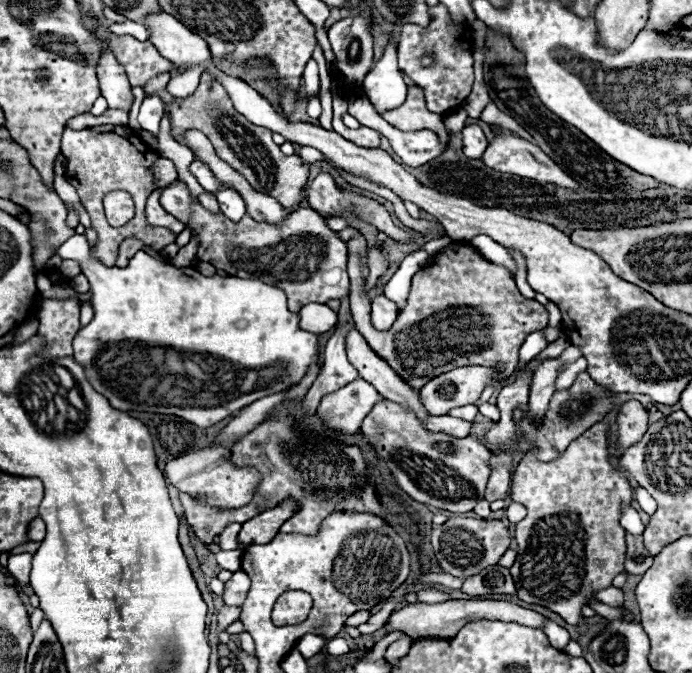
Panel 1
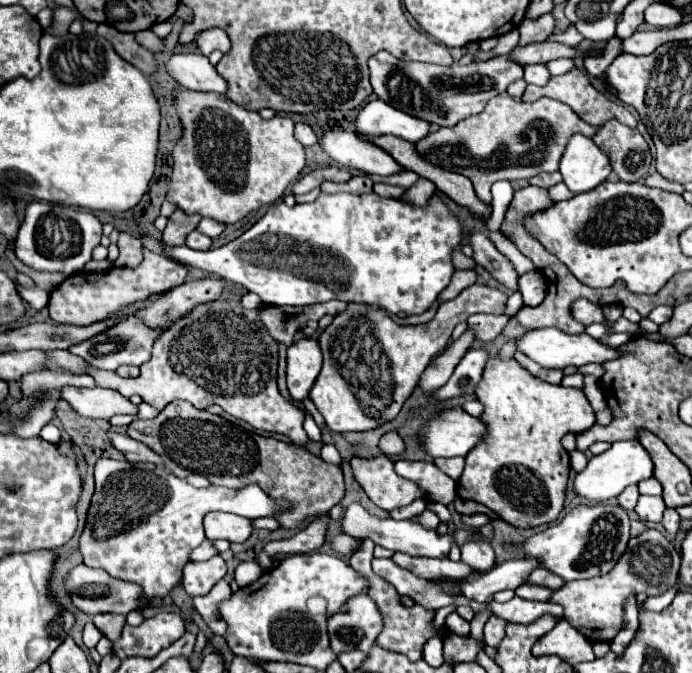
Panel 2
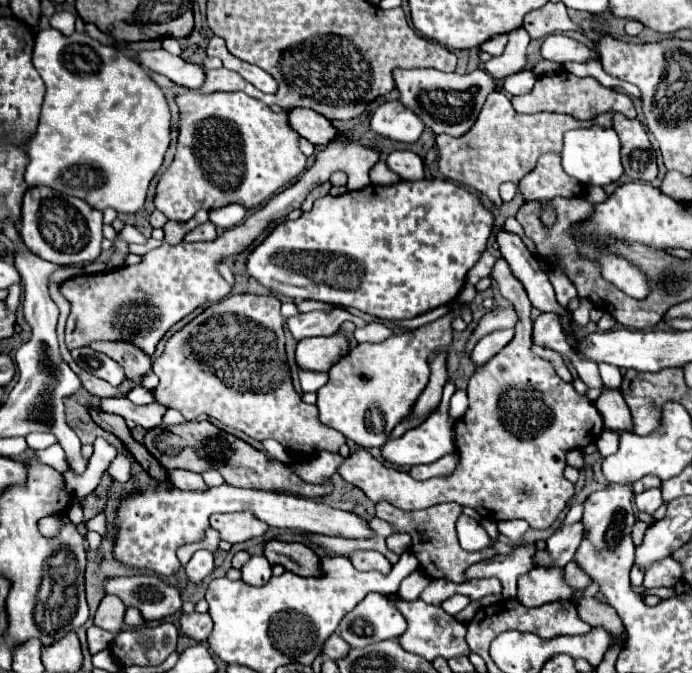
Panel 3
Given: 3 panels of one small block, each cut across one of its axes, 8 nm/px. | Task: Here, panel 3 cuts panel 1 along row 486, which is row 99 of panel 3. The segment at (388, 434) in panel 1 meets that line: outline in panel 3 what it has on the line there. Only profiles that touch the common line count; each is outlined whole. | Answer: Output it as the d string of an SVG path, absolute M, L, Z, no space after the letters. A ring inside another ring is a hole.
M414 68L414 70L394 70L394 82L400 90L400 102L416 112L422 122L432 128L436 134L448 134L460 138L464 132L474 126L478 112L482 110L486 96L496 88L494 78L484 70L474 70L470 74L446 74L432 68Z

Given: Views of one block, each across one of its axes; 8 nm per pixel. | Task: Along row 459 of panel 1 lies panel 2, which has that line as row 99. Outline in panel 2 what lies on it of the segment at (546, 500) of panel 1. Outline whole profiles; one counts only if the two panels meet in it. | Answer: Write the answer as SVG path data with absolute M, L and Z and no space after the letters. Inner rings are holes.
M574 68L574 70L570 70L570 72L562 74L562 76L550 76L550 80L548 80L546 86L528 84L528 86L526 86L526 92L524 92L524 96L522 96L522 100L524 100L524 102L534 102L534 100L538 100L538 98L542 98L542 96L556 98L556 100L568 104L568 106L574 108L576 114L578 114L584 122L588 122L590 126L600 128L600 126L604 126L604 122L610 122L610 120L614 118L614 120L618 120L618 122L630 126L632 130L636 128L636 118L634 118L622 104L616 104L614 100L608 100L604 94L600 94L600 92L590 84L588 76L586 76L582 70L578 70L578 68Z

